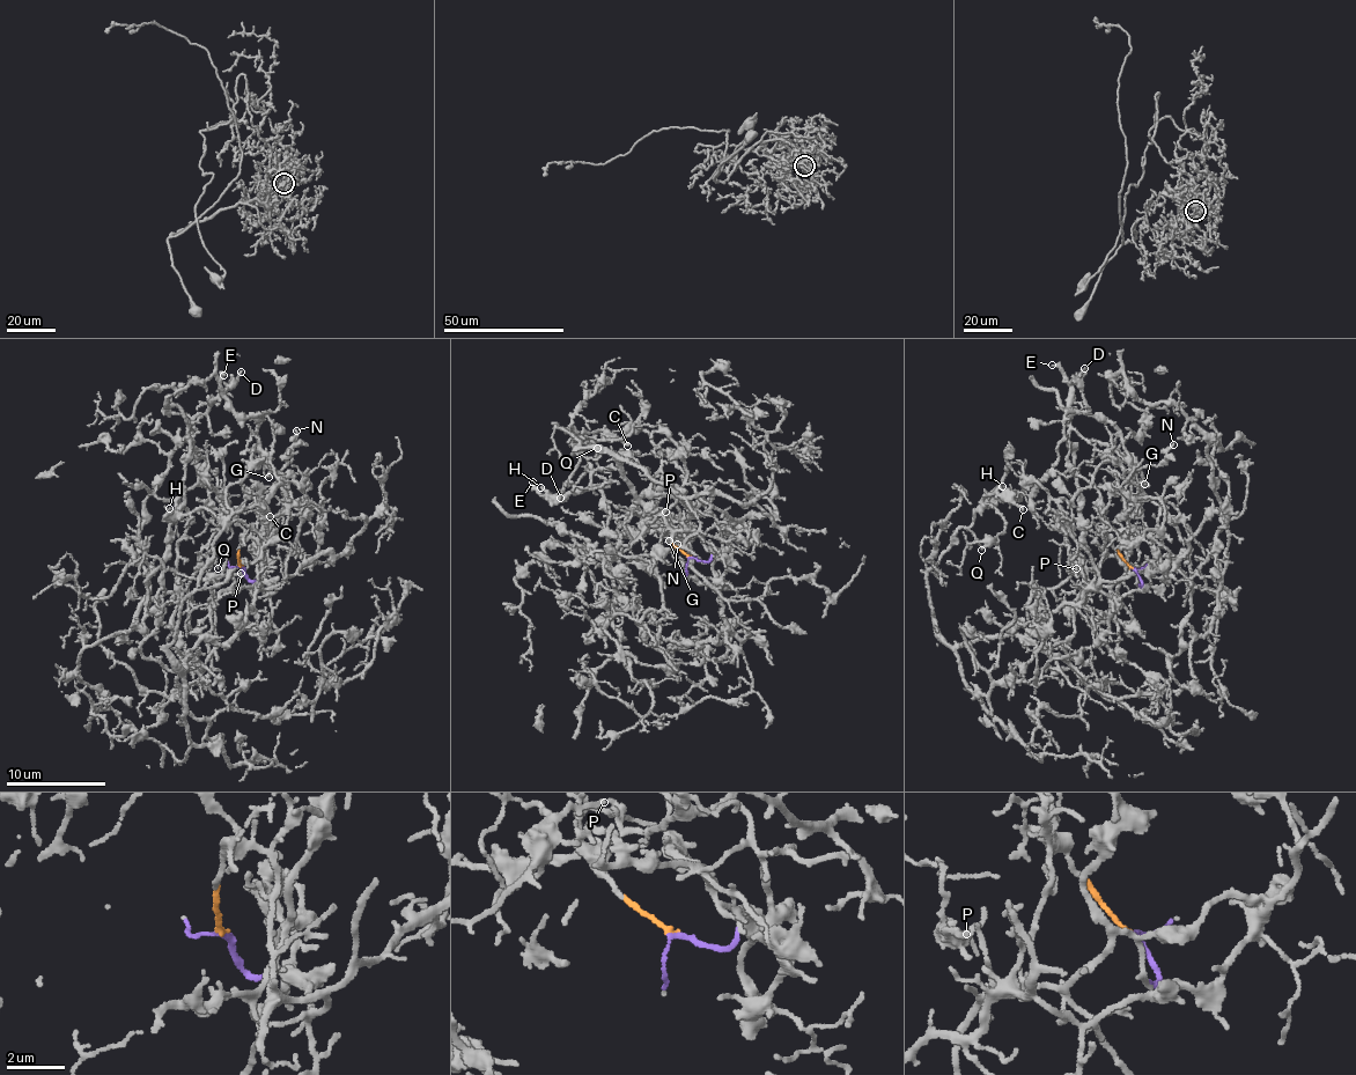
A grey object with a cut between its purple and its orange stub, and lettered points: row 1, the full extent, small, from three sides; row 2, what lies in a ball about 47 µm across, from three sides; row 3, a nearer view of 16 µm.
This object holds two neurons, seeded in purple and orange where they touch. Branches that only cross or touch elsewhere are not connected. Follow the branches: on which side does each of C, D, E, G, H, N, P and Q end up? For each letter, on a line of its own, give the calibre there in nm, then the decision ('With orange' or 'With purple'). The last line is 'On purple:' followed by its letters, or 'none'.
C: Thickness 170 nm. With orange
D: Thickness 130 nm. With purple
E: Thickness 280 nm. With purple
G: Thickness 120 nm. With purple
H: Thickness 140 nm. With orange
N: Thickness 180 nm. With purple
P: Thickness 170 nm. With orange
Q: Thickness 100 nm. With orange
On purple: D, E, G, N

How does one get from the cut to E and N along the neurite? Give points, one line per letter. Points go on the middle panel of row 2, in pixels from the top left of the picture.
E: (691, 557), (706, 560), (710, 552), (686, 516), (650, 531), (623, 523), (595, 485), (545, 496), (532, 481)
N: (691, 557), (706, 560), (710, 552), (686, 525), (686, 516), (669, 520), (662, 515), (668, 517), (677, 544)

